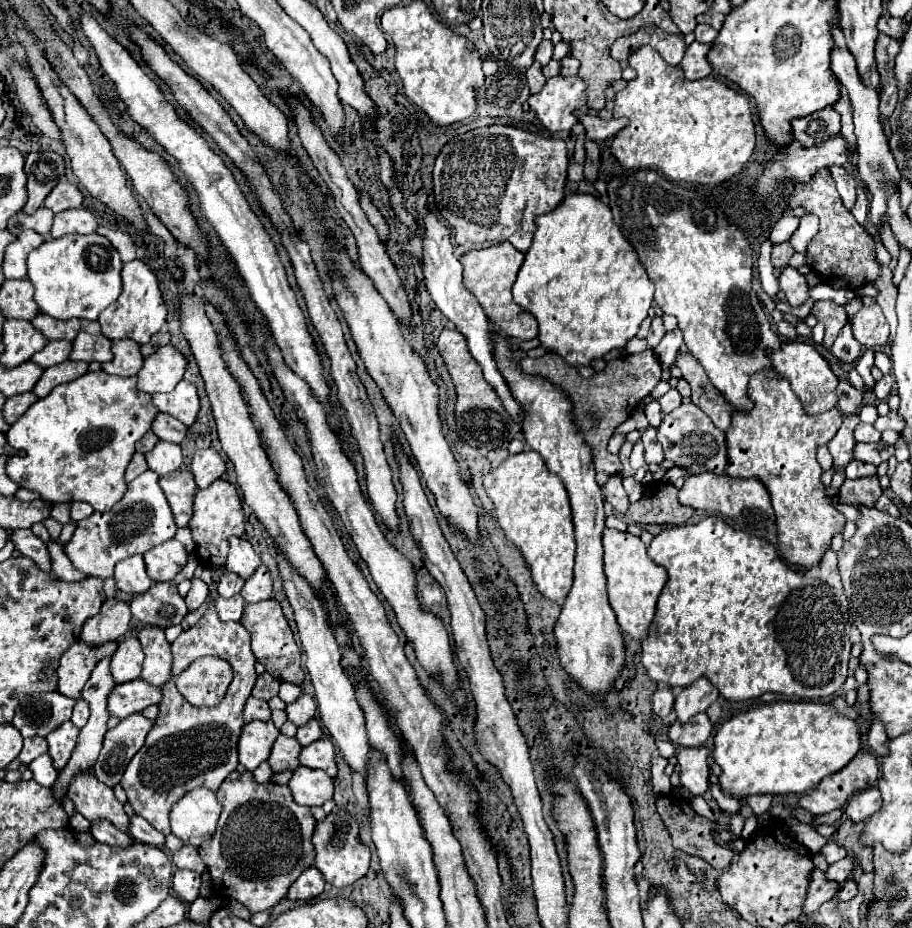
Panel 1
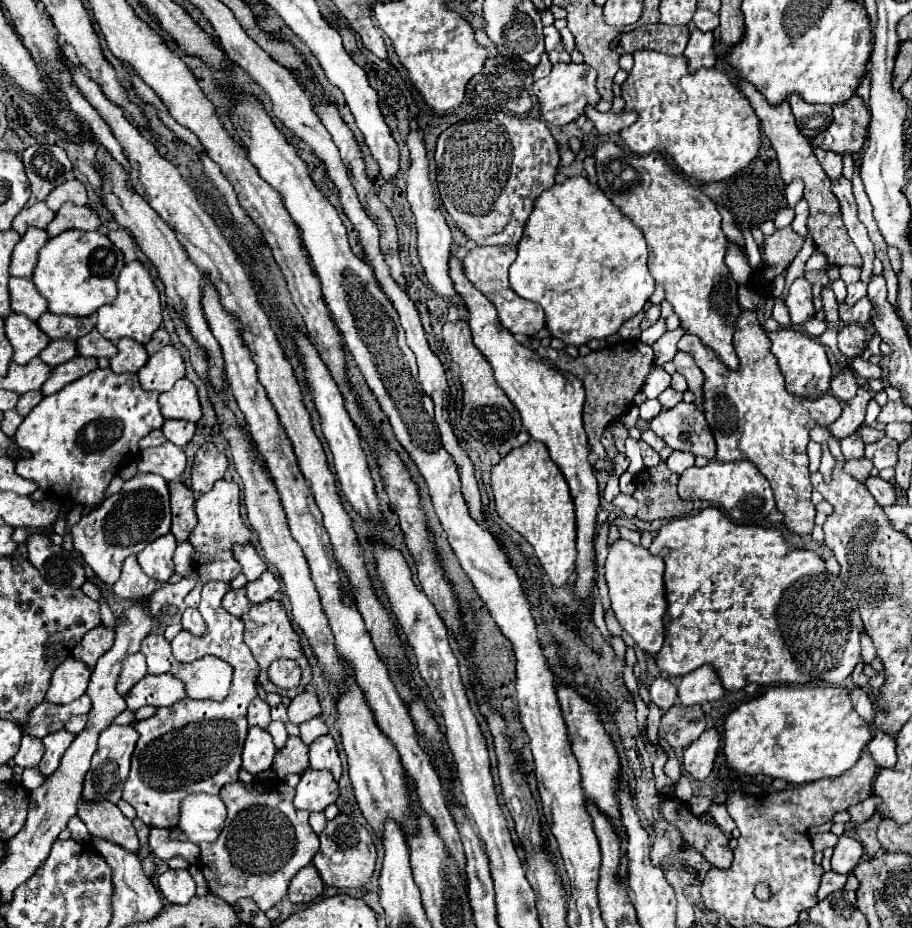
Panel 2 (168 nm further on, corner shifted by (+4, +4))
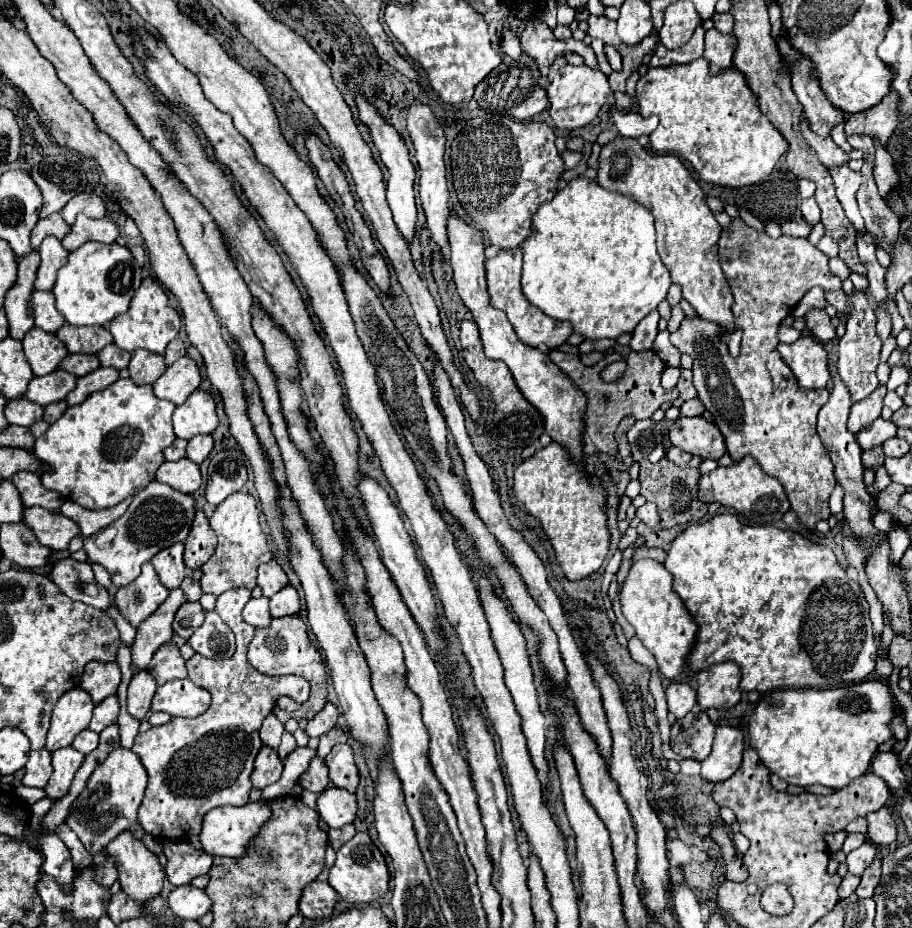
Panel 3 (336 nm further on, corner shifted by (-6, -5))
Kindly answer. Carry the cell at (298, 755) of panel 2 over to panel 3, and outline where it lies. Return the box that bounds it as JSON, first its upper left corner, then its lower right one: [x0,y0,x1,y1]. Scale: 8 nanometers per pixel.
[300,758,330,794]

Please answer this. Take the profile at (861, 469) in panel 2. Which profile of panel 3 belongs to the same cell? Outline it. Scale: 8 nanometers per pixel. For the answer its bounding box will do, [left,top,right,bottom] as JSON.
[862,446,884,468]

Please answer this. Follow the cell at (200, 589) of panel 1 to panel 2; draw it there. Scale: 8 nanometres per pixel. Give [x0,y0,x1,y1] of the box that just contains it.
[182,607,206,635]

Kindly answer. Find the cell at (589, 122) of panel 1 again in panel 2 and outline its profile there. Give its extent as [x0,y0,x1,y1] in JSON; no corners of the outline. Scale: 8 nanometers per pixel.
[586,109,638,135]

